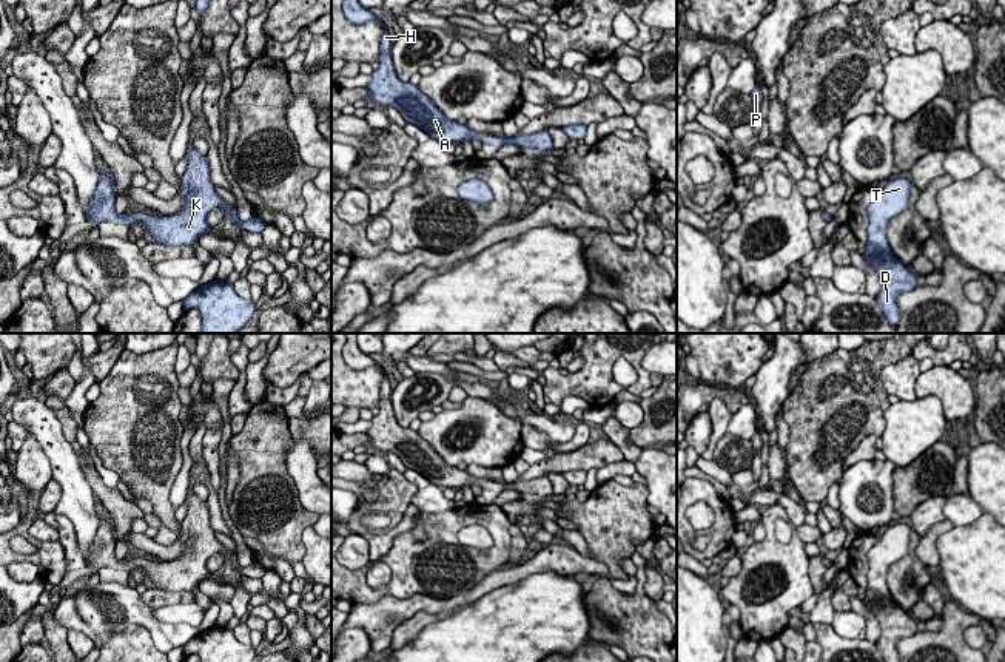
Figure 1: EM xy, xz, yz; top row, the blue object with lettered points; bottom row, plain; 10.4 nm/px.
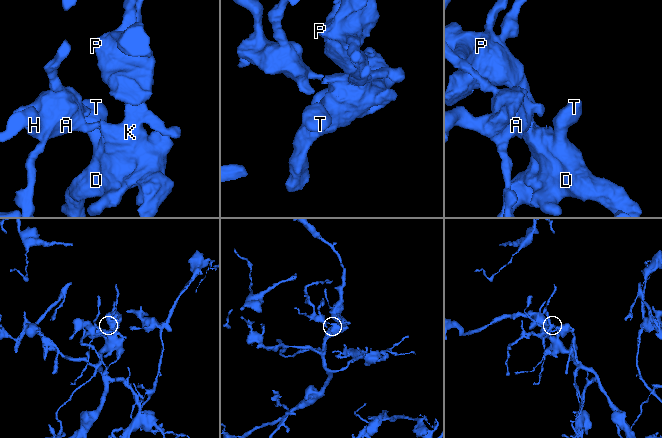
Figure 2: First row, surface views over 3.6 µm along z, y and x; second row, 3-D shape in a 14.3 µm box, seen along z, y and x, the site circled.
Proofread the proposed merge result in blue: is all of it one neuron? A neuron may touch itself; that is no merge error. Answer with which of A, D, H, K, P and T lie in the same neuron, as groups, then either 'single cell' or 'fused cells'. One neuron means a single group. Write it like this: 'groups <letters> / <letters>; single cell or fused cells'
groups A D H K P T; single cell

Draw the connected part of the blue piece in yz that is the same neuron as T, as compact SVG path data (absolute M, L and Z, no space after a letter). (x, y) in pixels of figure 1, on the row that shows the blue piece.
M903 177L889 181L866 208L869 225L866 248L862 258L880 279L882 287L876 299L894 327L900 321L897 296L917 287L917 275L894 256L886 238L889 221L908 205L909 187L911 182Z

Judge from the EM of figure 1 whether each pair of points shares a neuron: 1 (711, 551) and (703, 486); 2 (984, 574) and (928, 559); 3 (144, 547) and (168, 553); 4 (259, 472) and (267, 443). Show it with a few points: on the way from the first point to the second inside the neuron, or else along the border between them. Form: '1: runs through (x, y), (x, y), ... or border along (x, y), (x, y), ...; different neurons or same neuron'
1: runs through (720, 536), (720, 508), (714, 502); same neuron
2: border along (939, 534), (936, 542), (937, 565); different neurons
3: runs through (150, 547), (162, 553); same neuron
4: runs through (261, 465), (261, 451); same neuron

